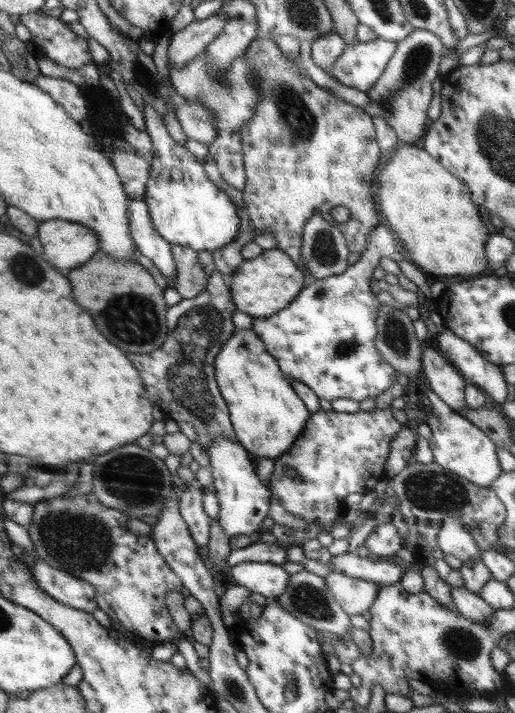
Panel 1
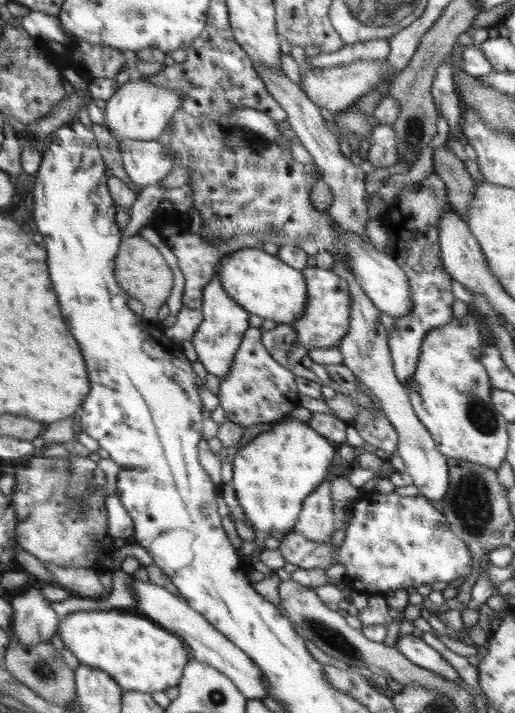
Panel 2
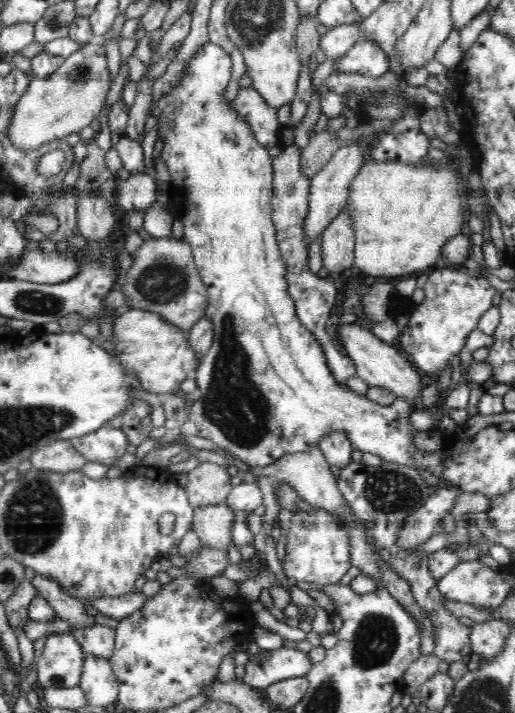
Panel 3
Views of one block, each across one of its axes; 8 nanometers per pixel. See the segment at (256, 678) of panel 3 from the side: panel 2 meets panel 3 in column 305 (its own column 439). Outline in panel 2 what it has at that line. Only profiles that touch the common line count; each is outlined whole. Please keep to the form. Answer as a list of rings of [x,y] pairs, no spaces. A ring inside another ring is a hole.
[[[400,634],[395,648],[413,664],[436,672],[436,674],[444,676],[444,678],[450,678],[455,682],[458,681],[458,672],[450,665],[450,662],[443,658],[442,654],[434,650],[432,646],[428,646],[418,634]]]

